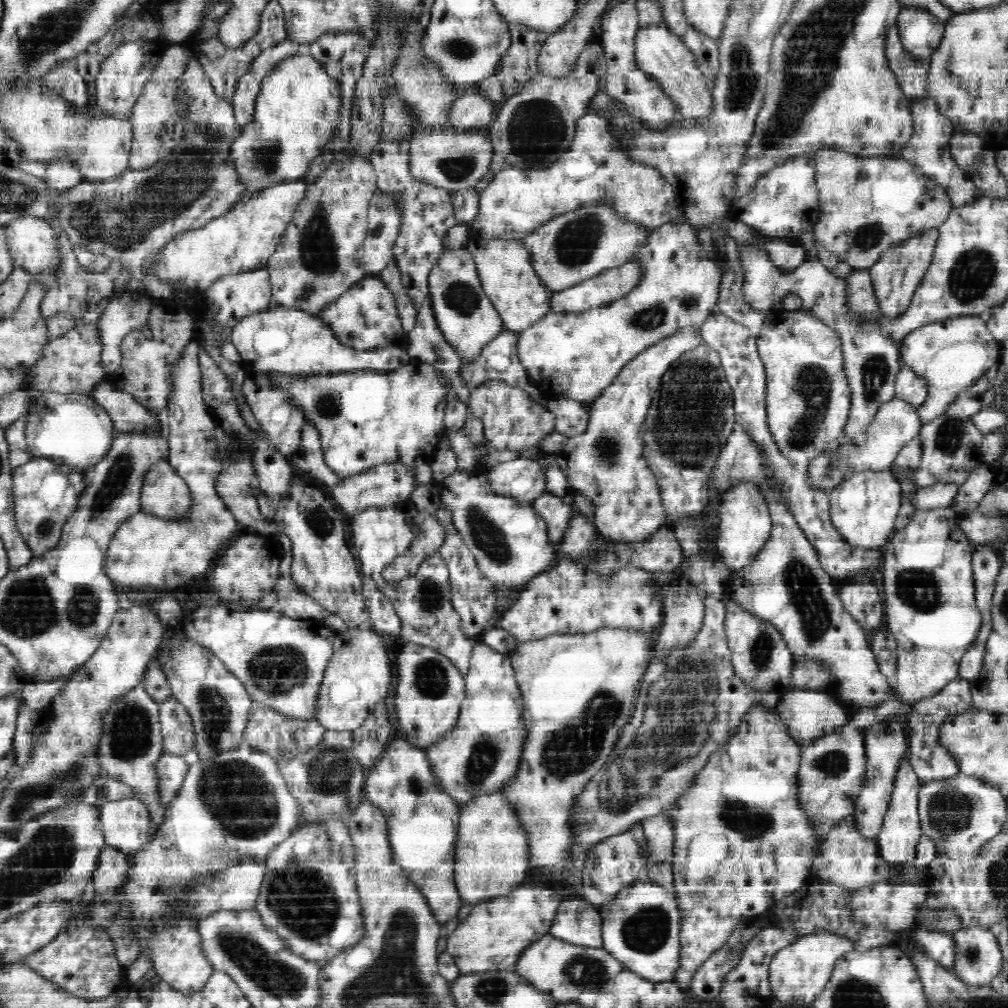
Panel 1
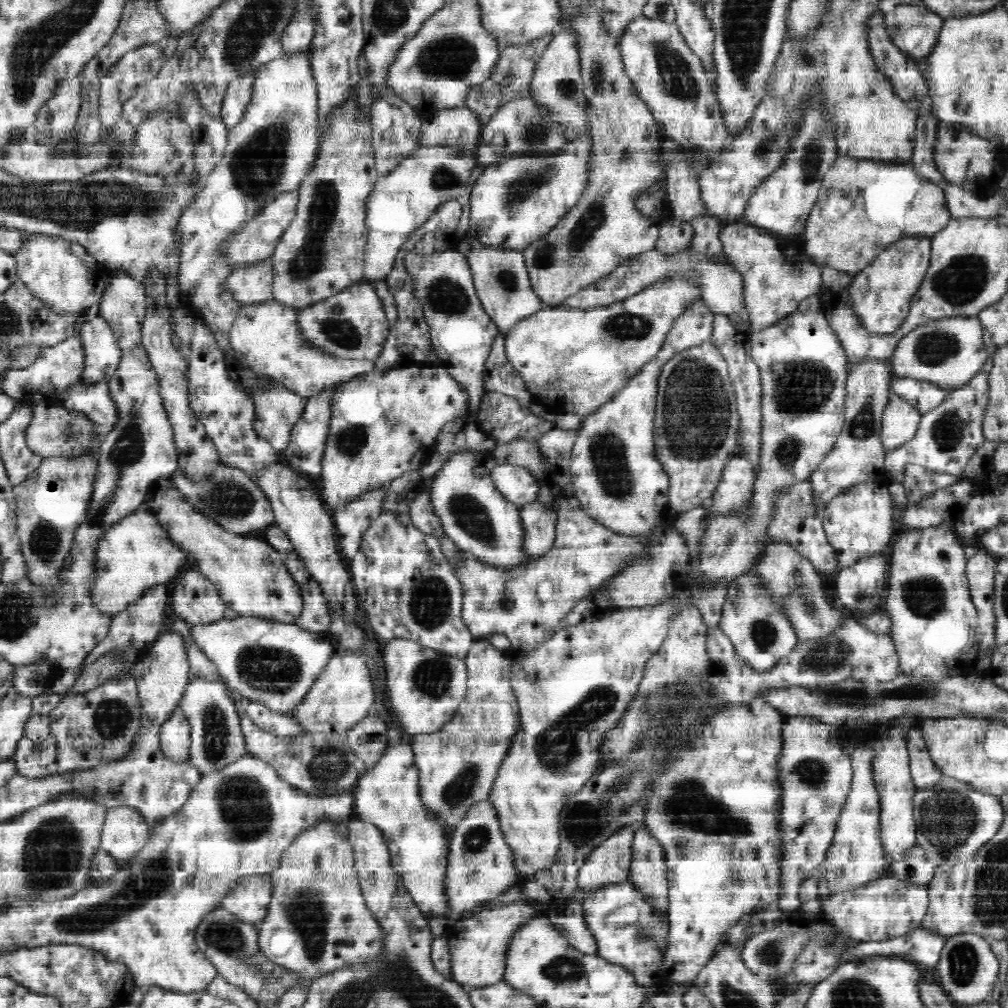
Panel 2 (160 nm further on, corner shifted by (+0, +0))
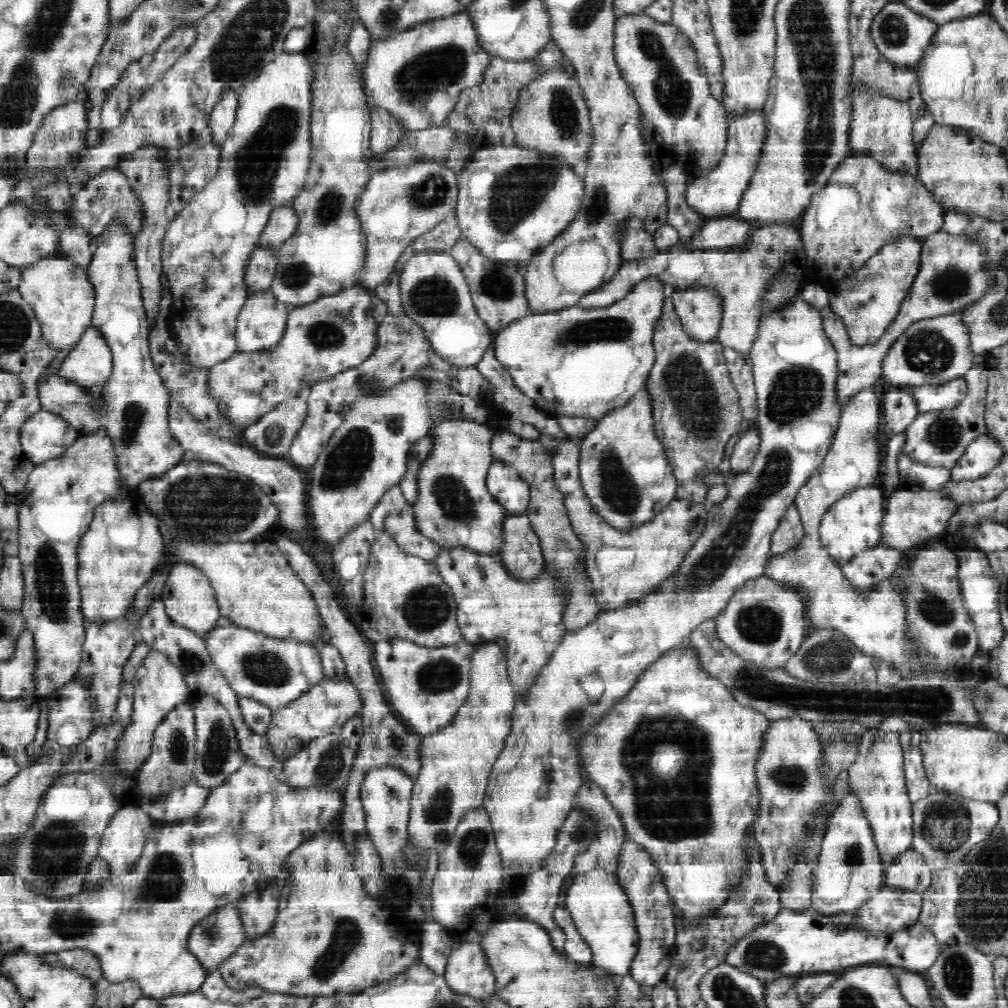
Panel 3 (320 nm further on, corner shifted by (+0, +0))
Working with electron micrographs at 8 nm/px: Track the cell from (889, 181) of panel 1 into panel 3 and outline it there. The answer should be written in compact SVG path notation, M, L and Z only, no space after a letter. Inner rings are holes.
M852 156L833 170L829 182L858 188L858 208L854 208L854 212L842 212L830 230L822 224L826 207L823 208L822 200L815 197L802 214L799 234L812 267L818 268L827 278L833 278L833 283L864 267L885 244L906 235L921 239L943 230L944 207L915 175L887 169L872 157Z

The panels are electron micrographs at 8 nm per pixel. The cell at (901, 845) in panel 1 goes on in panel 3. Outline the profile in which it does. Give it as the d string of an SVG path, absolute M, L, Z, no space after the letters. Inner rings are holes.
M877 727L867 729L857 746L858 756L847 770L846 777L852 793L857 794L865 806L884 867L894 863L903 852L913 849L913 803L906 789L905 757L900 736L901 733L884 732Z

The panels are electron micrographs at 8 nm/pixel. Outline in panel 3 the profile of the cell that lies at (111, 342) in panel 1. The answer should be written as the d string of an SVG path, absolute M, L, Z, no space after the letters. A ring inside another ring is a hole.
M95 327L88 328L74 348L75 350L68 354L55 375L78 383L87 389L96 389L99 386L101 388L113 372L112 352L103 335Z

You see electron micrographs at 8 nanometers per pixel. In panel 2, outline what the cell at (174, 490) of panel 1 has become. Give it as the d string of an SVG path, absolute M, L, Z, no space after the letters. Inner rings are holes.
M162 477L150 485L144 505L169 536L192 553L194 567L218 587L226 607L236 610L238 616L272 617L296 624L296 618L302 614L303 595L284 564L284 555L266 540L226 532L185 500L186 496L174 487L172 479Z

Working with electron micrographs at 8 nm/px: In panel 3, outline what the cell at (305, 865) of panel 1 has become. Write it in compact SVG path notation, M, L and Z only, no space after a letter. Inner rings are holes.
M330 828L314 838L304 841L299 848L290 853L284 861L281 874L277 876L279 908L274 925L271 926L271 930L268 933L264 933L262 936L255 937L254 939L248 939L247 942L242 943L236 954L230 956L230 959L226 960L226 962L222 962L217 970L224 979L224 982L232 990L246 990L246 988L257 986L268 992L283 992L284 994L293 994L294 996L310 996L314 998L316 996L335 994L342 989L346 989L346 991L361 991L367 988L368 985L376 985L380 981L390 980L396 973L406 969L415 960L415 956L420 954L421 945L419 938L414 933L404 932L400 927L400 923L388 917L385 908L378 904L377 900L370 898L370 895L364 890L362 880L358 876L356 868L354 868L354 862L354 857L350 854L340 830L336 828Z

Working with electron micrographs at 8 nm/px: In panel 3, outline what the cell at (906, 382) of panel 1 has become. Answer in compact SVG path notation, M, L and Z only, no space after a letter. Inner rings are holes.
M958 378L939 385L910 386L909 390L914 395L917 409L925 413L938 409L952 409L962 402L967 387L964 378Z

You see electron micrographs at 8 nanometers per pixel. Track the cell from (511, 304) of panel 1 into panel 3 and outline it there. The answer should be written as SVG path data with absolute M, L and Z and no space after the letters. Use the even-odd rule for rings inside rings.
M464 237L456 241L450 253L460 263L465 279L469 283L478 317L486 322L490 331L494 333L502 331L516 320L530 315L523 269L518 267L516 262L494 260L493 257L482 256L482 253Z

